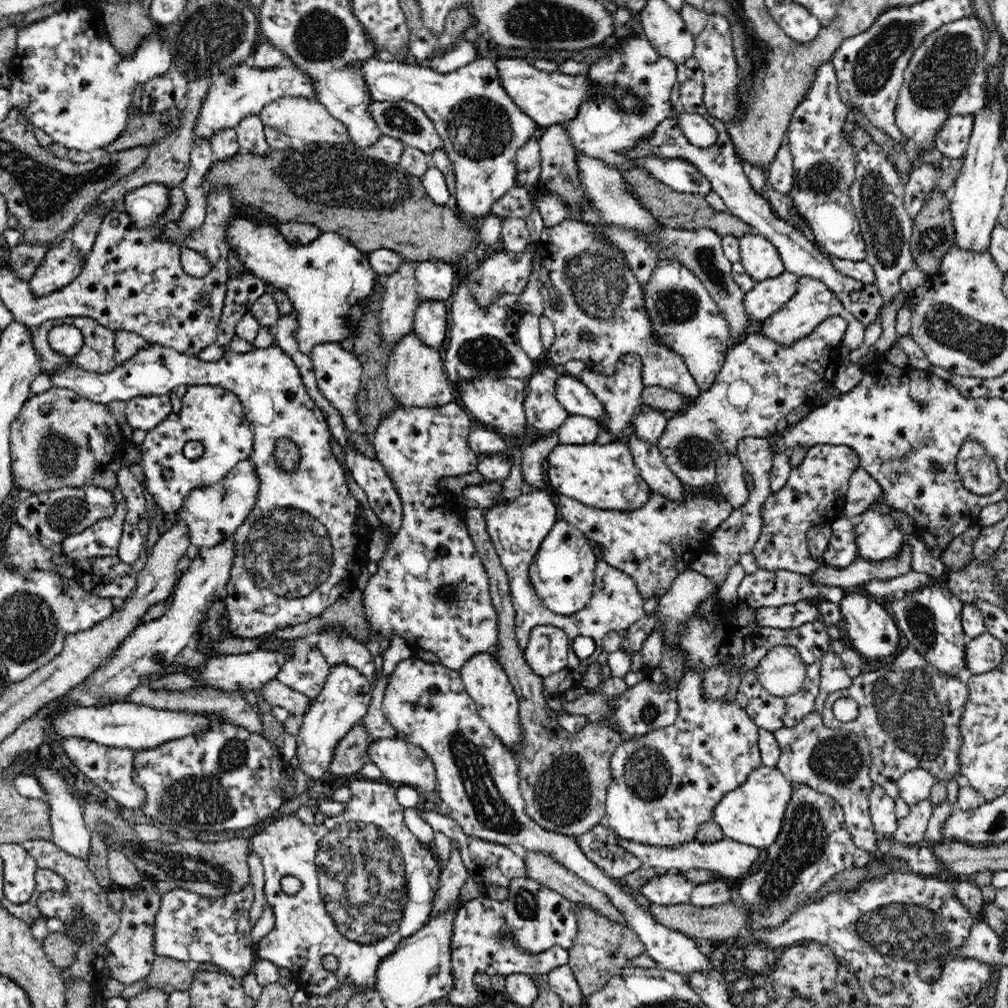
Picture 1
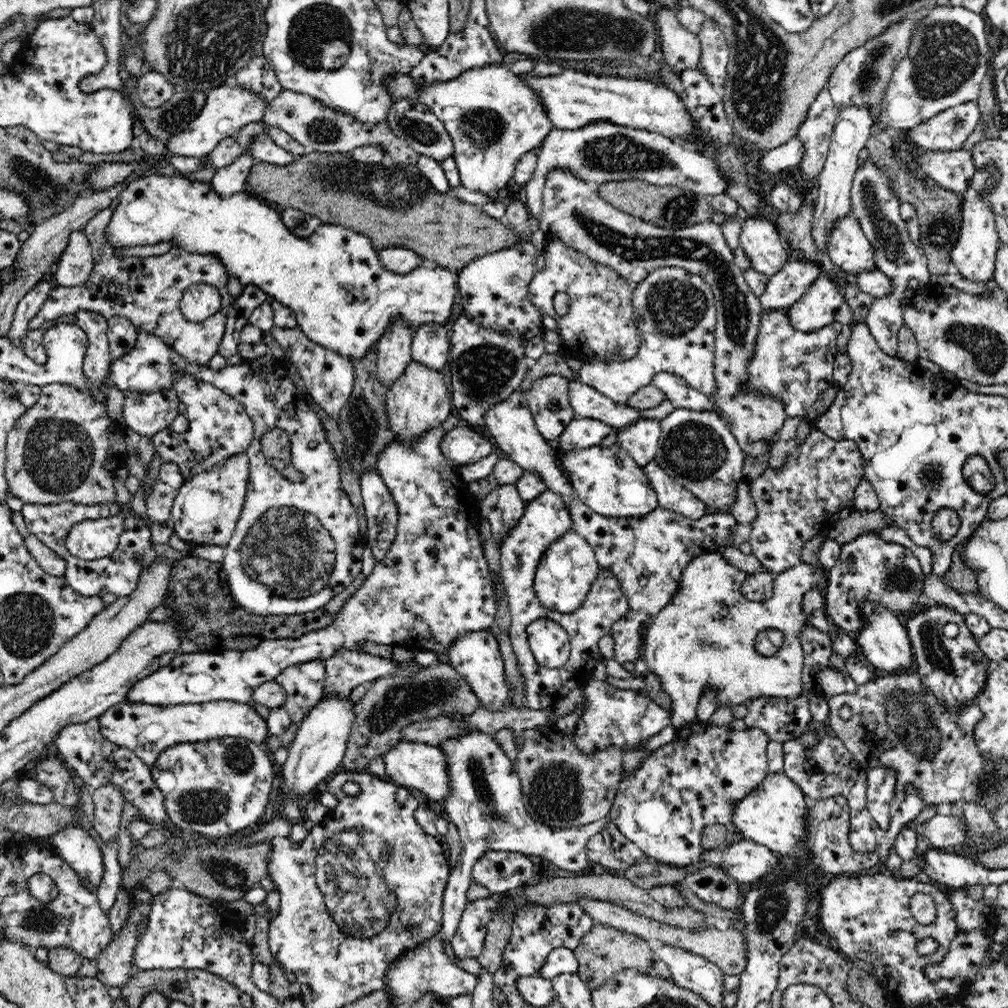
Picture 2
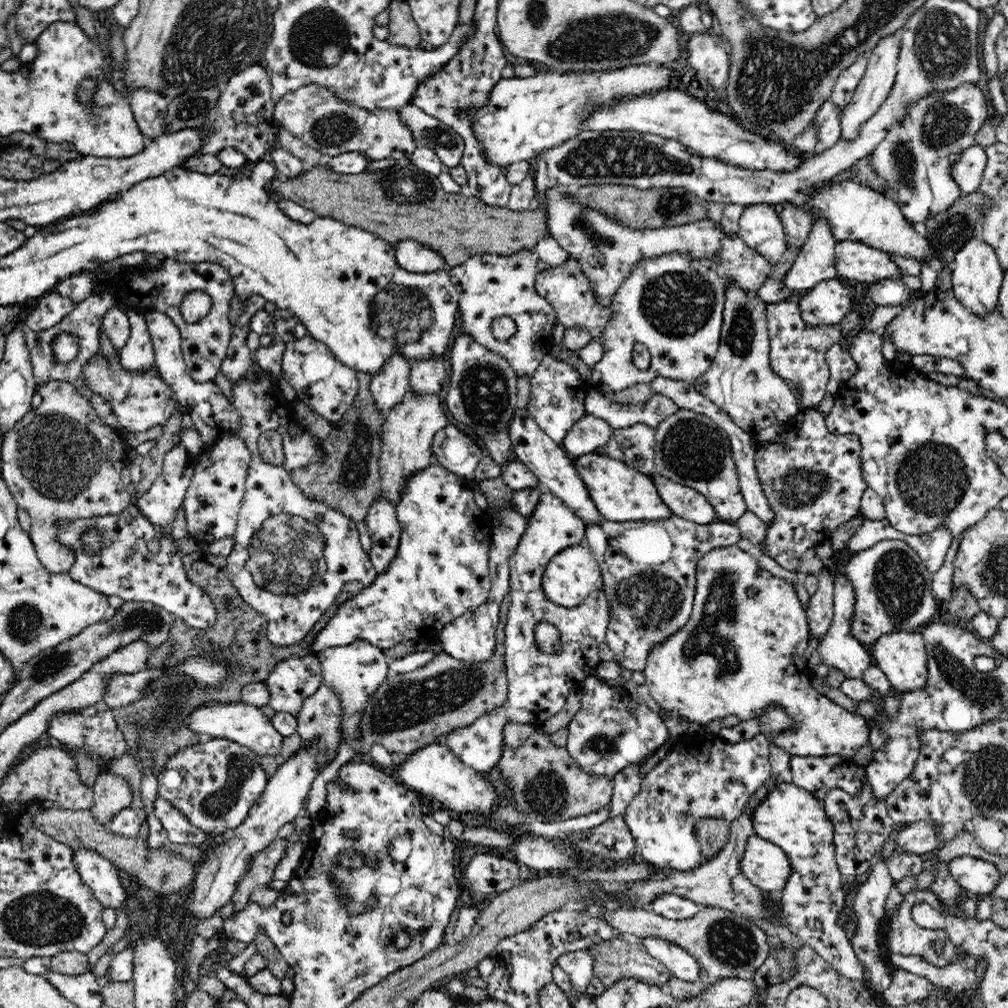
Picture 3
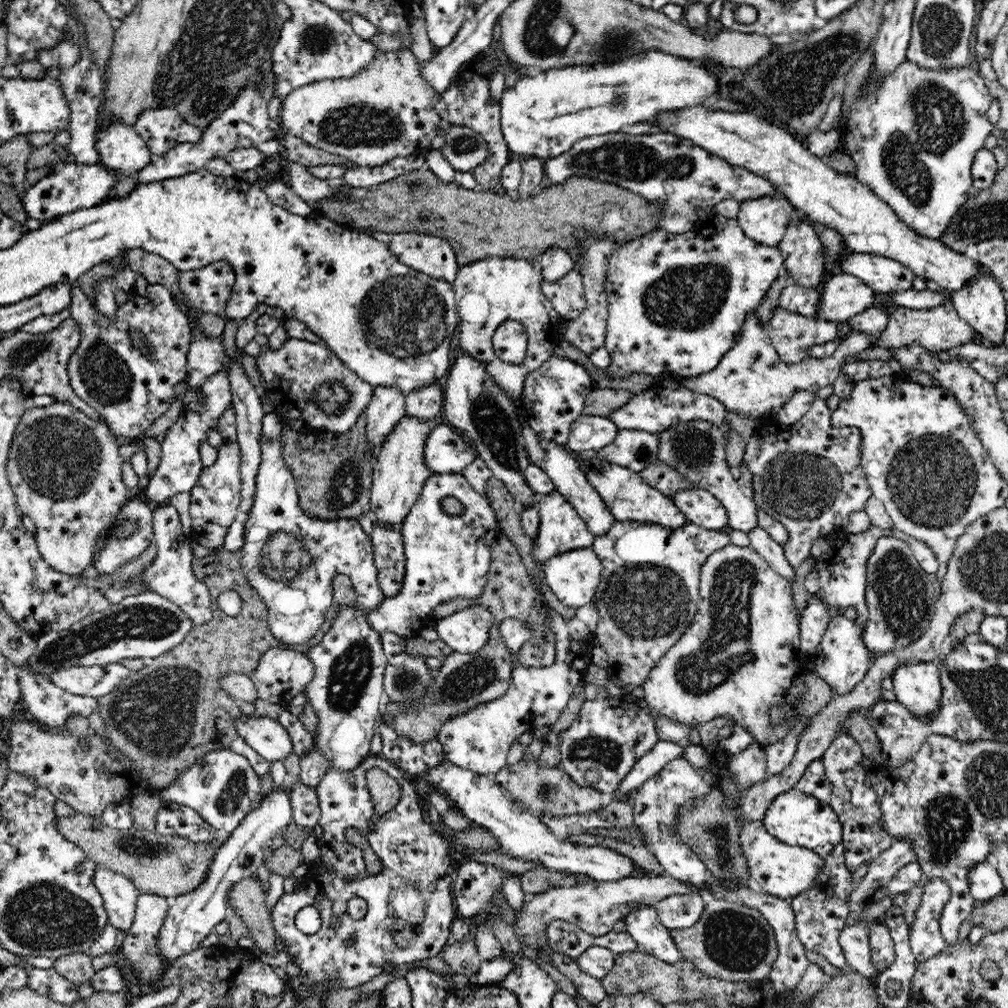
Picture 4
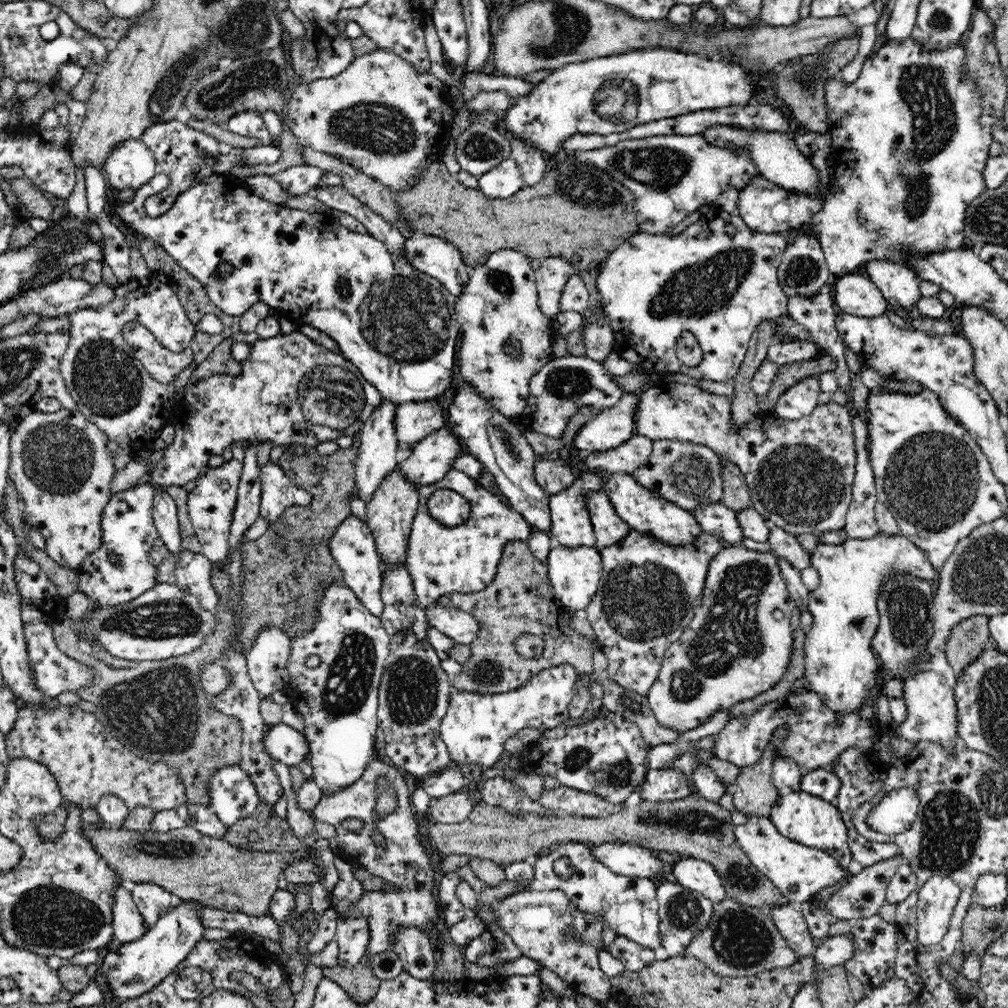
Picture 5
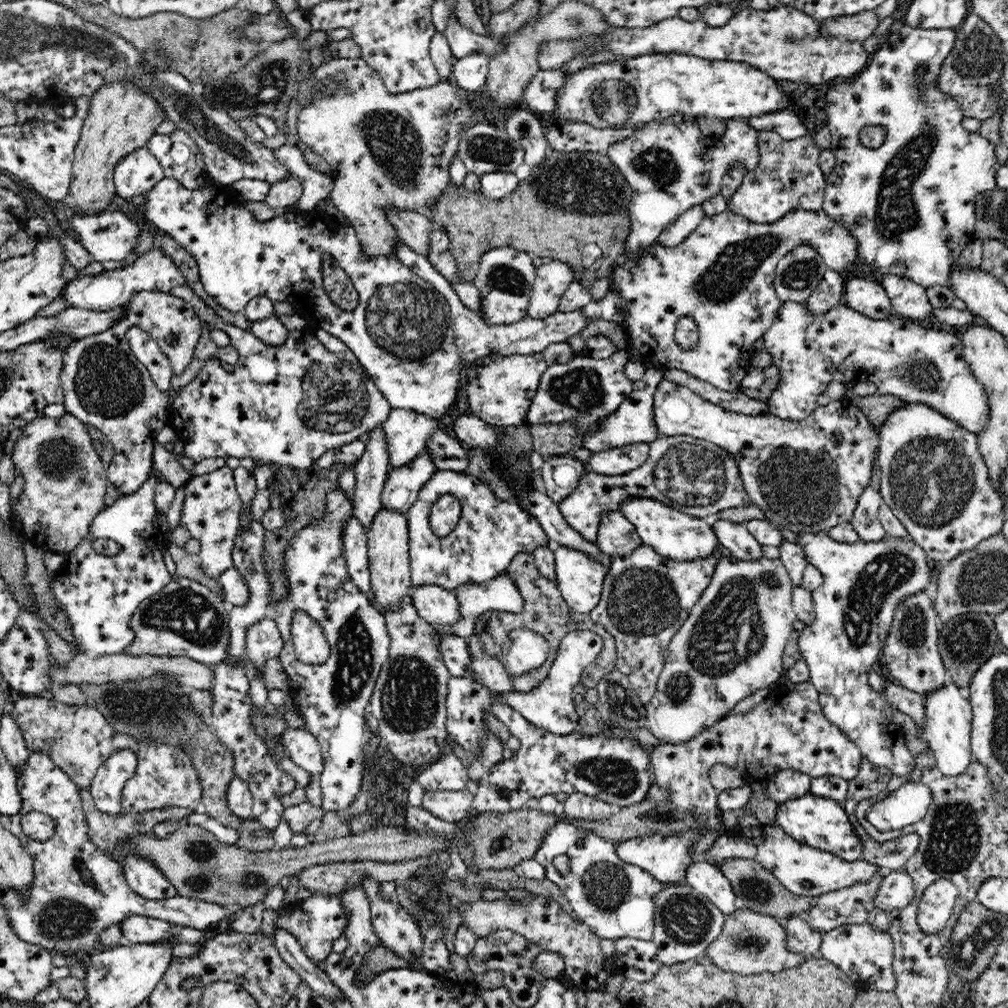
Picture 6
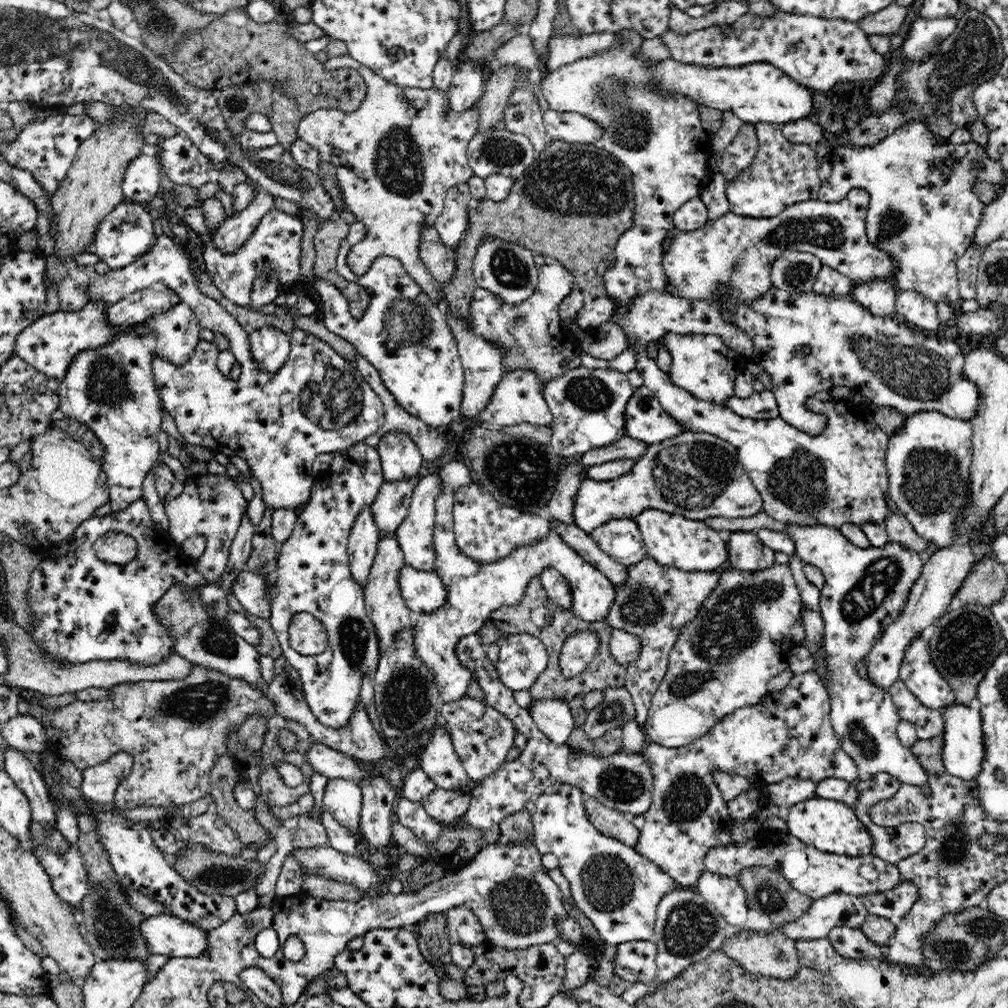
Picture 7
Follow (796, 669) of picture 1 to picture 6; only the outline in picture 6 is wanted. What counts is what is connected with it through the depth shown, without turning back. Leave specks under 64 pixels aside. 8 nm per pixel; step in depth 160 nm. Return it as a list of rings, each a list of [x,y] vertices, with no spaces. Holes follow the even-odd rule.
[[[724,552],[720,553],[720,559],[716,563],[710,584],[704,589],[700,600],[698,600],[697,604],[692,608],[690,616],[688,616],[688,619],[680,626],[680,630],[672,637],[669,645],[664,650],[664,664],[656,692],[650,699],[650,702],[645,706],[648,719],[647,727],[656,738],[664,744],[668,743],[672,745],[682,745],[686,742],[690,742],[692,738],[699,735],[703,730],[706,730],[728,715],[730,710],[732,710],[738,702],[742,702],[744,698],[750,696],[753,692],[769,688],[772,683],[777,682],[778,678],[780,678],[784,672],[782,668],[782,654],[784,648],[786,648],[785,644],[790,640],[792,629],[798,627],[798,620],[796,619],[794,606],[792,605],[792,589],[794,585],[789,572],[786,570],[780,558],[769,559],[760,557],[752,560],[742,560],[736,557],[730,557]]]

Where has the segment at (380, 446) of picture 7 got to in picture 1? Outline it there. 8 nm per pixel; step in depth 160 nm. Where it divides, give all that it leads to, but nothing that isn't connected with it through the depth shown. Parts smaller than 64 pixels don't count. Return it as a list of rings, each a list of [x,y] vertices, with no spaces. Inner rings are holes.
[[[422,301],[417,306],[413,331],[424,345],[438,351],[448,332],[446,301]]]

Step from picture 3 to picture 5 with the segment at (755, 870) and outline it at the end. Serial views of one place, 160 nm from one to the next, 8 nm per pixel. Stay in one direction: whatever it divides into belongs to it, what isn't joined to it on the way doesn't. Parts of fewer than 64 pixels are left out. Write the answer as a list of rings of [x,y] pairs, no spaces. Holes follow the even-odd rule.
[[[747,815],[748,821],[735,825],[737,843],[747,854],[750,862],[765,877],[768,877],[787,902],[799,905],[806,903],[816,896],[823,888],[836,884],[848,875],[848,868],[842,868],[839,862],[827,852],[817,848],[804,846],[786,838],[774,826],[774,823],[766,817]]]

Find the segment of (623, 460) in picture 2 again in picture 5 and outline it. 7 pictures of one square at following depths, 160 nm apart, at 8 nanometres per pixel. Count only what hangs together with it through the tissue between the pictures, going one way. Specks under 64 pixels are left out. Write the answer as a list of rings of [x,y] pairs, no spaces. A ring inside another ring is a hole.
[[[591,470],[590,472],[602,479],[602,483],[604,483],[602,491],[610,499],[618,517],[624,520],[631,529],[641,532],[641,534],[648,534],[670,546],[688,546],[690,542],[696,542],[698,534],[702,534],[702,527],[694,514],[645,488],[630,474],[603,472],[602,470]]]

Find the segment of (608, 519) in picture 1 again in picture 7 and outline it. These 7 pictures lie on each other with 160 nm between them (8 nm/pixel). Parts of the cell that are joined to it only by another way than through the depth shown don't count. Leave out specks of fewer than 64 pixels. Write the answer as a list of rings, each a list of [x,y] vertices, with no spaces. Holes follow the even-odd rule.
[[[650,555],[627,569],[626,582],[615,585],[616,600],[610,606],[605,623],[614,632],[623,630],[640,639],[639,655],[626,666],[624,686],[635,704],[635,721],[643,728],[648,718],[652,695],[666,674],[669,650],[678,640],[682,626],[696,618],[700,606],[715,589],[719,581],[719,571],[688,572],[661,565]]]

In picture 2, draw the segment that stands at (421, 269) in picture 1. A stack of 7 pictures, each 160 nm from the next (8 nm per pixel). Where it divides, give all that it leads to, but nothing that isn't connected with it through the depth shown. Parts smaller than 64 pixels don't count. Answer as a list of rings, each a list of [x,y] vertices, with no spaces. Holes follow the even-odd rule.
[[[150,175],[142,176],[128,184],[126,188],[119,194],[120,203],[114,210],[112,218],[110,218],[110,224],[106,228],[106,237],[110,241],[110,245],[114,247],[127,247],[127,246],[144,246],[153,245],[160,241],[168,241],[172,243],[172,247],[180,247],[180,249],[186,249],[192,253],[198,254],[212,254],[216,255],[218,259],[225,265],[225,271],[236,277],[236,280],[240,281],[242,285],[254,285],[262,287],[267,295],[272,296],[278,302],[284,306],[292,309],[294,312],[297,326],[302,329],[302,332],[316,344],[324,346],[333,350],[334,352],[348,357],[353,360],[365,357],[367,350],[370,350],[372,345],[376,345],[378,339],[383,335],[384,329],[387,329],[388,323],[394,317],[402,317],[406,321],[406,325],[412,329],[412,334],[417,331],[417,328],[424,323],[438,323],[445,325],[448,322],[448,316],[450,316],[450,310],[454,306],[454,300],[456,300],[457,287],[457,273],[444,269],[443,267],[437,267],[435,265],[428,265],[427,263],[418,266],[415,270],[412,270],[409,274],[400,275],[394,274],[382,267],[379,259],[379,251],[373,247],[371,240],[363,234],[358,234],[356,231],[350,230],[346,226],[338,224],[322,224],[316,228],[316,232],[306,236],[306,238],[297,237],[281,219],[281,213],[273,209],[268,202],[264,202],[259,197],[245,190],[238,192],[238,194],[232,194],[232,196],[226,196],[222,198],[208,183],[202,183],[201,181],[194,181],[188,179],[182,175]]]

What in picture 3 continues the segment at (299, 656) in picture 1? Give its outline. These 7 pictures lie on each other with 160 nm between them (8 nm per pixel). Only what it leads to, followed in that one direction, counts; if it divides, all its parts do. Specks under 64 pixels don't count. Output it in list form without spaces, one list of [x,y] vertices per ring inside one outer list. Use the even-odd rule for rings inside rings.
[[[317,655],[292,656],[276,662],[264,685],[270,691],[269,705],[298,718],[302,702],[312,696],[323,683]]]

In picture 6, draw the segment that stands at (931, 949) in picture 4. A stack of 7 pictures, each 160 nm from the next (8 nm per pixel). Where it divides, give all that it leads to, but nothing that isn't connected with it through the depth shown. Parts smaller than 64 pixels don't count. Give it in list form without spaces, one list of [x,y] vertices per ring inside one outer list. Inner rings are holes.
[[[948,879],[935,880],[922,894],[917,906],[917,925],[924,934],[940,934],[958,898],[958,887]]]

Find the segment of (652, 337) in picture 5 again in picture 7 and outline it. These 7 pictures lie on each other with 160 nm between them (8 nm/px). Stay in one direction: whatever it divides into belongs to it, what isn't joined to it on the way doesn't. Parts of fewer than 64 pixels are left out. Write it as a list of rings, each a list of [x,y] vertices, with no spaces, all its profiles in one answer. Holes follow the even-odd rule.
[[[852,189],[840,202],[808,199],[787,206],[772,218],[745,217],[729,210],[698,230],[672,230],[662,262],[665,282],[670,281],[682,299],[715,298],[723,321],[730,324],[732,306],[754,302],[773,287],[771,267],[784,251],[813,254],[823,265],[839,271],[854,283],[893,276],[898,270],[896,263],[887,252],[868,240],[865,227],[868,207],[869,194],[865,190]],[[718,284],[729,286],[729,291],[722,293]],[[665,333],[664,348],[672,355],[672,366],[668,379],[674,385],[688,391],[696,398],[726,404],[728,398],[734,396],[734,384],[737,376],[744,370],[748,359],[730,349],[722,337],[711,335],[679,335]]]

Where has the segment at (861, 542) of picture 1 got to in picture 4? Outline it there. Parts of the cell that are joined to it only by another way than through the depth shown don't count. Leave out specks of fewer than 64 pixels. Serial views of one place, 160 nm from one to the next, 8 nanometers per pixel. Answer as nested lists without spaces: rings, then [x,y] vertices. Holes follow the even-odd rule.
[[[880,538],[866,563],[868,620],[863,641],[872,654],[886,654],[896,647],[908,647],[928,628],[940,597],[934,573],[928,574],[904,540]]]

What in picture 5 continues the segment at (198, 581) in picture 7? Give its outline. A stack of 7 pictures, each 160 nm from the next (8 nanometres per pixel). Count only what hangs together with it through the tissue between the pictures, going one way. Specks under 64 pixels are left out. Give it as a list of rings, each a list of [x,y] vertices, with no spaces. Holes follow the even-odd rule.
[[[146,479],[138,486],[134,486],[131,490],[113,494],[112,499],[104,508],[101,522],[101,530],[103,531],[103,542],[100,548],[96,549],[92,554],[84,558],[84,562],[80,562],[80,566],[74,569],[79,576],[78,591],[84,592],[94,602],[94,608],[86,614],[94,614],[100,608],[112,608],[112,606],[120,604],[128,604],[132,600],[136,600],[142,596],[147,590],[160,583],[156,580],[156,566],[151,563],[149,555],[155,540],[159,538],[156,526],[153,521],[153,499],[154,488],[150,480]],[[115,552],[119,556],[121,563],[114,565],[108,559],[108,553]]]

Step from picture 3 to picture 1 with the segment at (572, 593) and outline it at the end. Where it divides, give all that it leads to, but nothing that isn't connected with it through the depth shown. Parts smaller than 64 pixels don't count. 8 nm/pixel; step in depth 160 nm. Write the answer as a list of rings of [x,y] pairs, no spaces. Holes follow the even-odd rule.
[[[564,520],[556,521],[529,566],[529,577],[544,607],[569,616],[583,610],[592,599],[599,559],[584,534]]]

